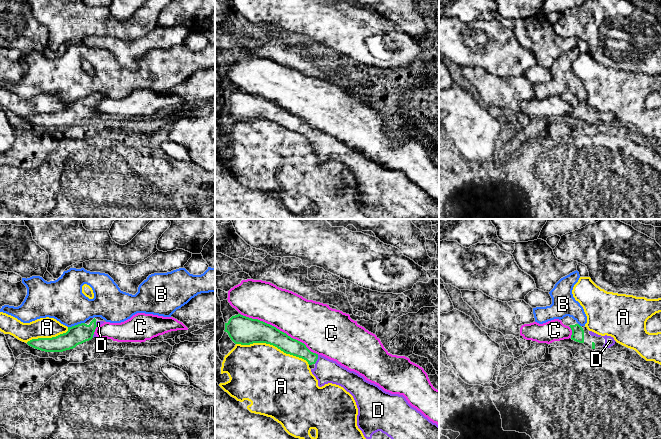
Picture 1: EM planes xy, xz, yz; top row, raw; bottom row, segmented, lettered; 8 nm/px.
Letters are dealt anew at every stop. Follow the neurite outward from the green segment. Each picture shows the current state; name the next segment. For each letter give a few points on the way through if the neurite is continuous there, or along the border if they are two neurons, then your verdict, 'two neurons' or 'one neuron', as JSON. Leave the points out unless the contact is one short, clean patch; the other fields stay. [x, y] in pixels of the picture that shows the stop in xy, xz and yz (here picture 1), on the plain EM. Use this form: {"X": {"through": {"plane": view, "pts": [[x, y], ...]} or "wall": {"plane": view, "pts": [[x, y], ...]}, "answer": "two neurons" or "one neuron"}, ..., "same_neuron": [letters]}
{"A": {"answer": "two neurons"}, "B": {"answer": "two neurons"}, "C": {"answer": "two neurons"}, "D": {"answer": "one neuron"}, "same_neuron": ["D"]}

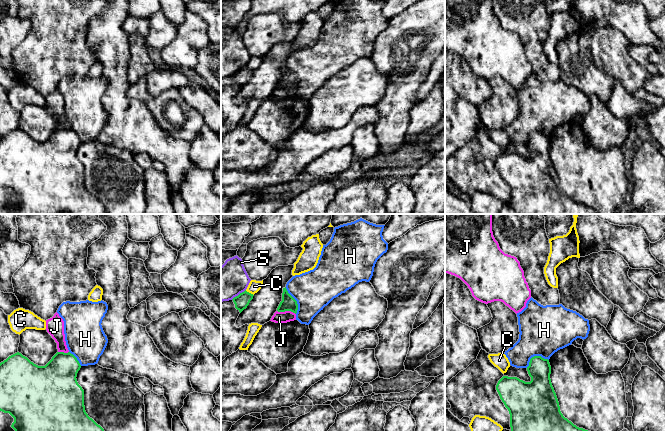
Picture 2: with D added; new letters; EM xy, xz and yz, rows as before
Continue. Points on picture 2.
{"C": {"answer": "two neurons"}, "H": {"wall": {"plane": "yz", "pts": [[548, 135], [533, 132], [526, 143]]}, "answer": "two neurons"}, "J": {"wall": {"plane": "xz", "pts": [[277, 86], [292, 87], [295, 90]]}, "answer": "two neurons"}, "S": {"wall": {"plane": "xz", "pts": [[245, 65], [231, 75]]}, "answer": "two neurons"}, "same_neuron": []}

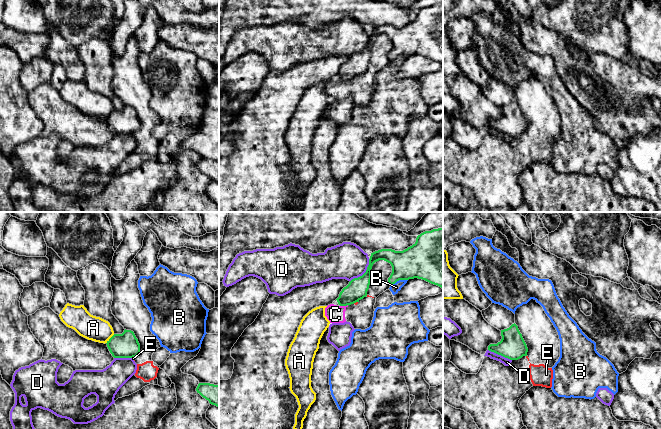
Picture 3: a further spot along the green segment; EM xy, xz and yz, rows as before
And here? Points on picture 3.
{"A": {"wall": {"plane": "xy", "pts": [[114, 110], [106, 119]]}, "answer": "two neurons"}, "B": {"answer": "two neurons"}, "C": {"wall": {"plane": "xz", "pts": [[348, 81], [340, 82]]}, "answer": "two neurons"}, "D": {"wall": {"plane": "xz", "pts": [[369, 35], [367, 45], [350, 57]]}, "answer": "two neurons"}, "E": {"wall": {"plane": "xz", "pts": [[357, 77], [353, 79]]}, "answer": "two neurons"}, "same_neuron": []}

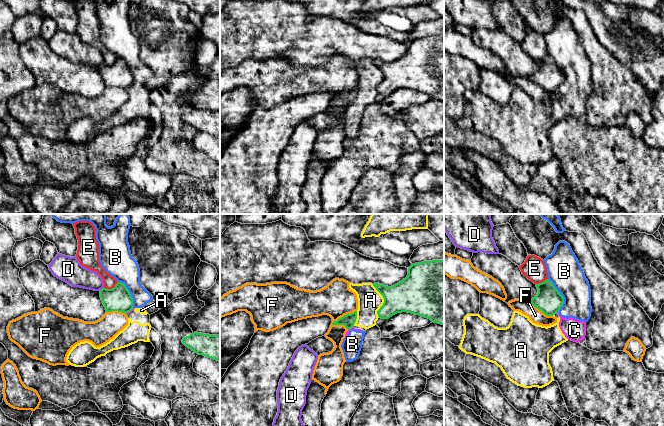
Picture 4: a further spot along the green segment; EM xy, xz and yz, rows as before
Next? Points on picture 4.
{"A": {"answer": "two neurons"}, "B": {"answer": "two neurons"}, "C": {"wall": {"plane": "yz", "pts": [[558, 86], [556, 89]]}, "answer": "two neurons"}, "D": {"wall": {"plane": "xy", "pts": [[103, 63], [100, 66]]}, "answer": "two neurons"}, "E": {"answer": "two neurons"}, "F": {"wall": {"plane": "xz", "pts": [[356, 86], [344, 90], [331, 100]]}, "answer": "two neurons"}, "same_neuron": []}

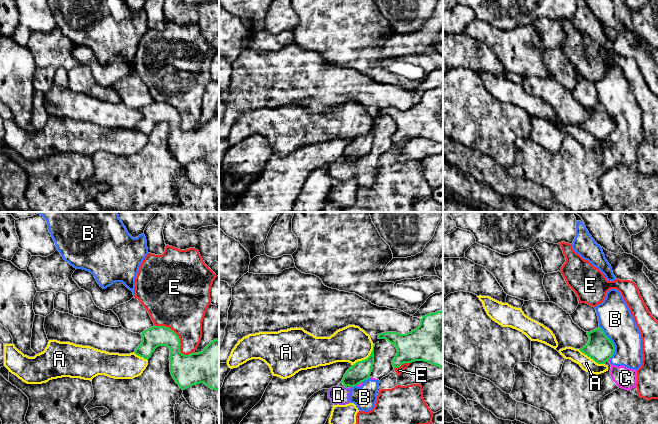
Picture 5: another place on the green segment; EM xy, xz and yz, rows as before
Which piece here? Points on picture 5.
{"A": {"wall": {"plane": "xz", "pts": [[374, 120], [371, 129], [366, 134], [358, 136], [352, 141]]}, "answer": "two neurons"}, "B": {"answer": "two neurons"}, "C": {"wall": {"plane": "yz", "pts": [[609, 134], [607, 137]]}, "answer": "two neurons"}, "D": {"wall": {"plane": "xz", "pts": [[349, 162], [352, 163]]}, "answer": "two neurons"}, "E": {"answer": "two neurons"}, "same_neuron": []}

